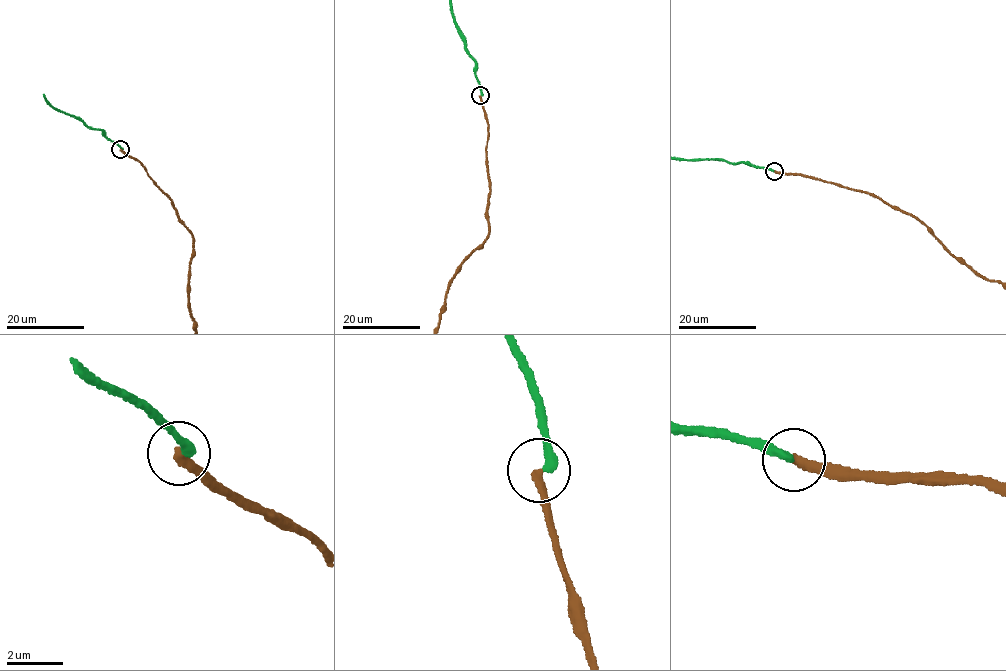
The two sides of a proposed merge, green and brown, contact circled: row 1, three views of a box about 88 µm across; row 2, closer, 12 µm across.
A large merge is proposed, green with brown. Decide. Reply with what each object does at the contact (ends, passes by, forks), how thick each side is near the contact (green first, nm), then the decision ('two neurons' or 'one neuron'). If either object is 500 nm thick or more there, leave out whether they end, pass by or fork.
green ends | brown ends | 320/320 nm | two neurons

